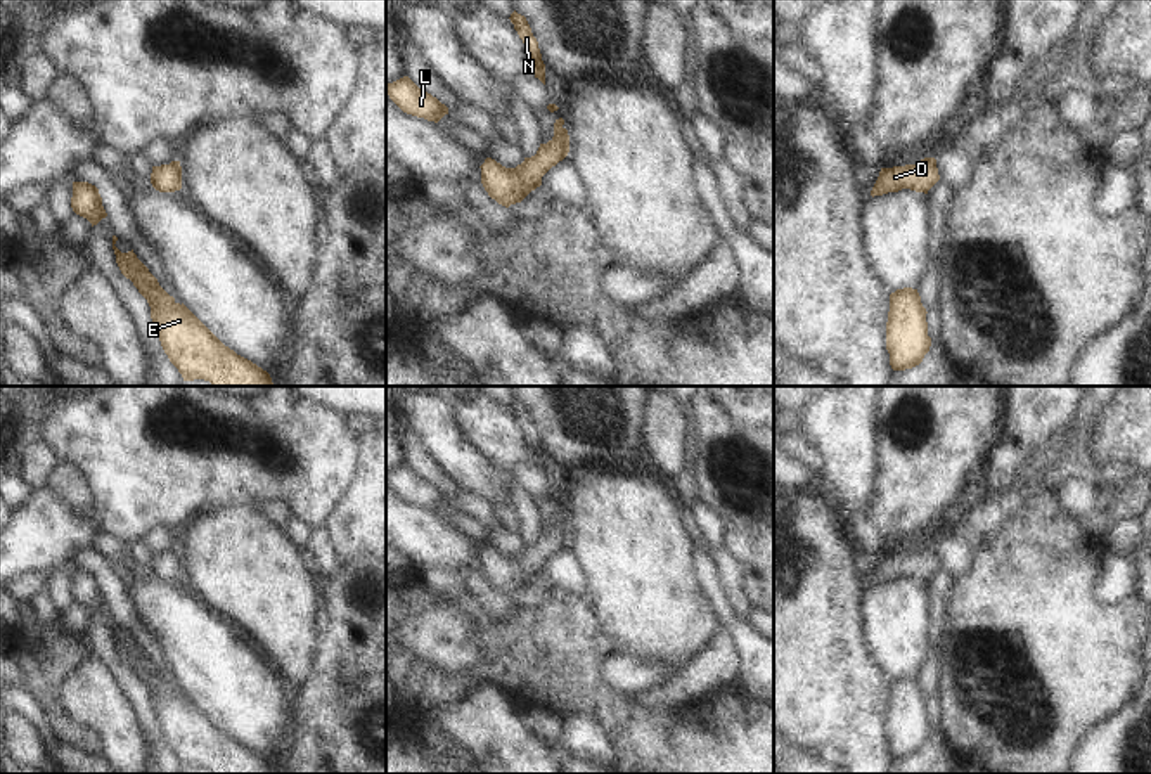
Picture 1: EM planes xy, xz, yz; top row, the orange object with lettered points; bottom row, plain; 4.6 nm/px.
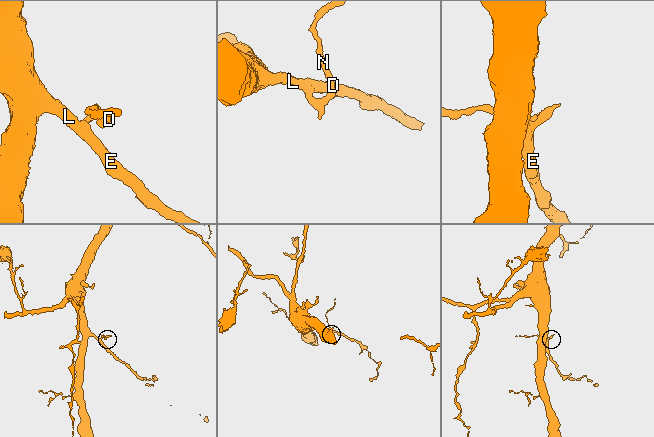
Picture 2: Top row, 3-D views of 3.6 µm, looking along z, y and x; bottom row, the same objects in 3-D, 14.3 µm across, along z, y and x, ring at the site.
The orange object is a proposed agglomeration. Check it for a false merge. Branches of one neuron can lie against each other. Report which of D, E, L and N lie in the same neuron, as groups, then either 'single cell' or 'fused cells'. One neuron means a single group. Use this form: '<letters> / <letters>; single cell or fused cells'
D E L N; single cell

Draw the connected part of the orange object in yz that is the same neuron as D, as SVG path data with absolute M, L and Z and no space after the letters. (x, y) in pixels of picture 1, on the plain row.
M924 545L917 552L881 556L879 564L871 578L871 584L883 584L888 580L898 580L910 577L916 580L928 578L940 568L936 547Z

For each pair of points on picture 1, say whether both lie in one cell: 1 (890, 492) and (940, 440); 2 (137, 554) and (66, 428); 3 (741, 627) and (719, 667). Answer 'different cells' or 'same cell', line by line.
1: same cell
2: different cells
3: different cells

